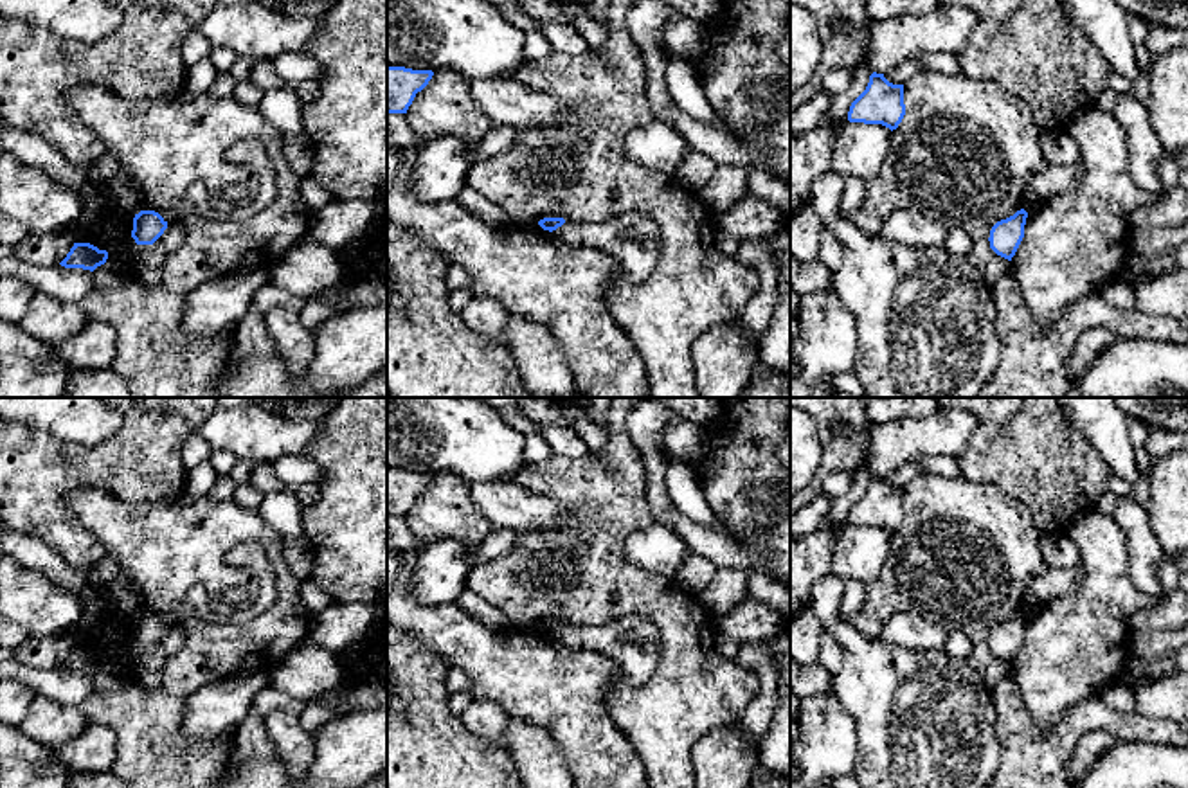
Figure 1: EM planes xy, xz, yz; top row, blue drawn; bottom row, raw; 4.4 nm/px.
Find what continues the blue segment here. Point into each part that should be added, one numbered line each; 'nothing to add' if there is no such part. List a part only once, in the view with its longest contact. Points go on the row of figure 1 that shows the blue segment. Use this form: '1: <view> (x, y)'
nothing to add

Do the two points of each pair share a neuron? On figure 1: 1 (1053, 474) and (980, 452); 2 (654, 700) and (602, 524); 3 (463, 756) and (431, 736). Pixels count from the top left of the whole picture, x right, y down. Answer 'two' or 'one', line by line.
1: one
2: one
3: one

